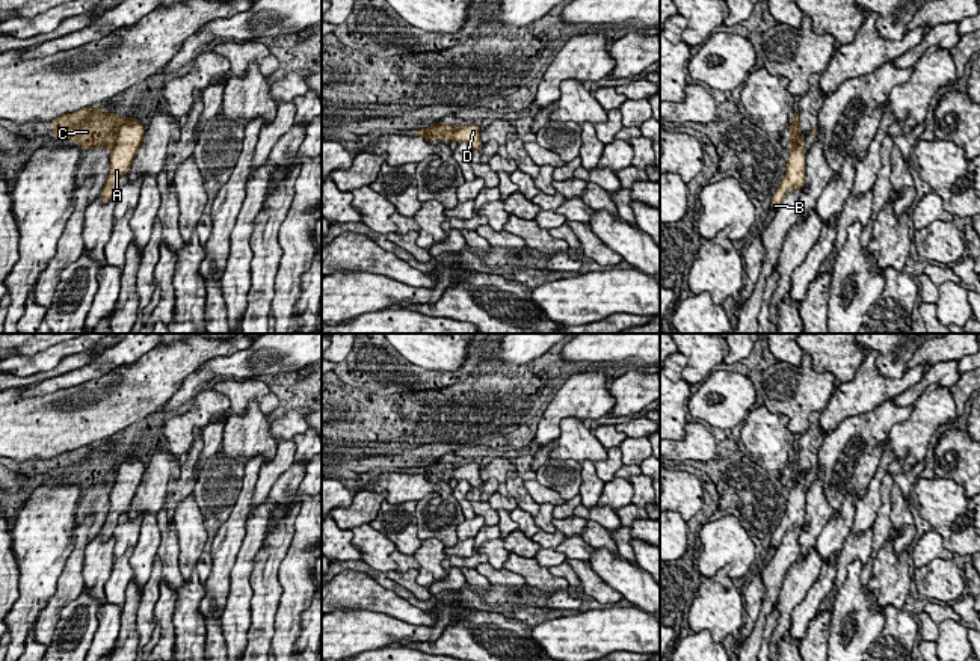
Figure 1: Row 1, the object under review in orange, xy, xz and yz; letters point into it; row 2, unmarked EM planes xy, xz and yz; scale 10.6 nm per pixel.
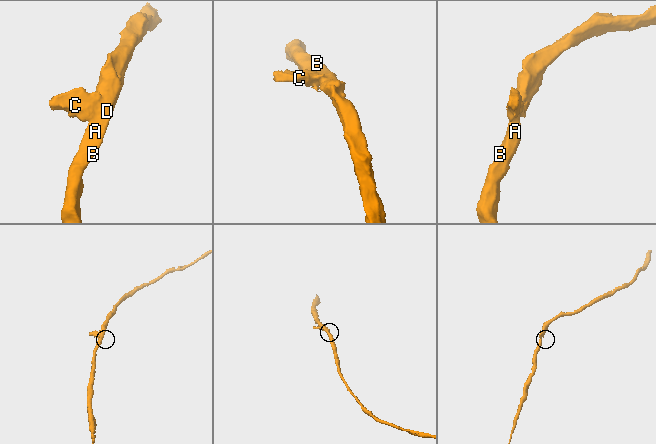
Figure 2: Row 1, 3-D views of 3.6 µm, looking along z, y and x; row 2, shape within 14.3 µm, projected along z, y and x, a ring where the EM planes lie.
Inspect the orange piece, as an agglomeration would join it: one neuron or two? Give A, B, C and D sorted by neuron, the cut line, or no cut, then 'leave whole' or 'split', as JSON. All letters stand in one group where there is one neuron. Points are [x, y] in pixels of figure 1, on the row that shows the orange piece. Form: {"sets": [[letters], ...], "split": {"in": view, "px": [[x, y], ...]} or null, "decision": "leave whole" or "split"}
{"sets": [["A", "B", "D"], ["C"]], "split": {"in": "xy", "px": [[124, 118], [115, 144], [109, 150]]}, "decision": "split"}

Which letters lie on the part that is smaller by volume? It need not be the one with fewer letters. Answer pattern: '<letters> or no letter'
C

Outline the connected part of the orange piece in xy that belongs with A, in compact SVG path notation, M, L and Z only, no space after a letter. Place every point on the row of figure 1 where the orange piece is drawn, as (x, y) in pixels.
M136 116L133 119L122 119L115 145L110 149L110 171L106 175L106 183L100 193L103 204L107 204L112 199L119 180L131 169L131 163L137 154L145 131L145 127Z

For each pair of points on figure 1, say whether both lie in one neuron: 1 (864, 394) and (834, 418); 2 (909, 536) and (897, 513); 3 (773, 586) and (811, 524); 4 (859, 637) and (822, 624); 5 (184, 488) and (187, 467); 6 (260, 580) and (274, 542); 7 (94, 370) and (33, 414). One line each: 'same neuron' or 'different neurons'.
1: same neuron
2: same neuron
3: different neurons
4: different neurons
5: same neuron
6: same neuron
7: different neurons

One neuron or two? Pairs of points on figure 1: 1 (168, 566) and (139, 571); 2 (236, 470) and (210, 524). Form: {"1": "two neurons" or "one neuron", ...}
{"1": "two neurons", "2": "one neuron"}

